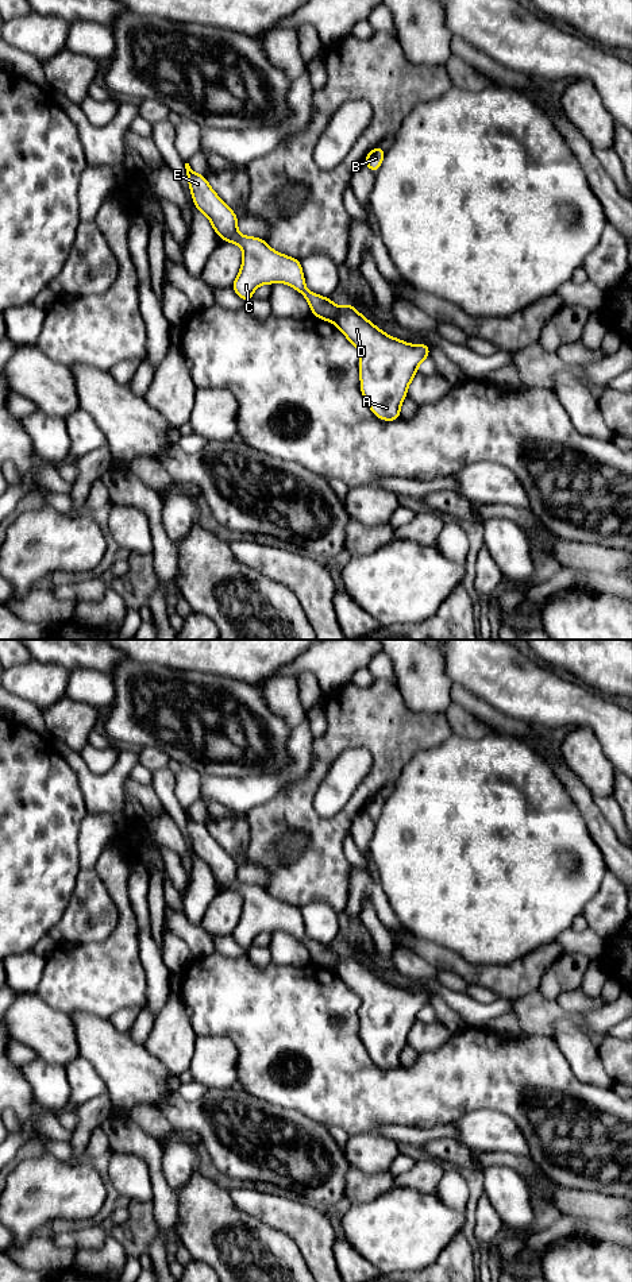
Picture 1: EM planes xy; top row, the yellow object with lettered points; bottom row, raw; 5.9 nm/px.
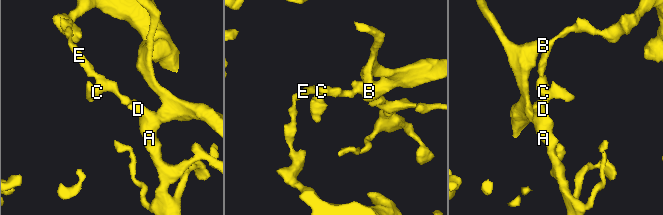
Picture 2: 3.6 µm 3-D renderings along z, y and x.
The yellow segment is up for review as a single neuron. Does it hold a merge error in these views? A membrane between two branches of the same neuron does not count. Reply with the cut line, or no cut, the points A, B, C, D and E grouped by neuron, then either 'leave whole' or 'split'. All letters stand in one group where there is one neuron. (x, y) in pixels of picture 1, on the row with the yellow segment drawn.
cut in xy along (339, 308), (339, 313), (332, 321); A B D / C E; split

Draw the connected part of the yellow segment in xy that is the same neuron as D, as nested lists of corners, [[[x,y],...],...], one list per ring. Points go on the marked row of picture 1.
[[[350,304],[339,308],[334,324],[361,351],[358,364],[361,391],[374,416],[385,421],[401,418],[400,406],[406,397],[406,389],[416,375],[419,364],[429,358],[429,345],[425,343],[408,344],[384,333]]]

